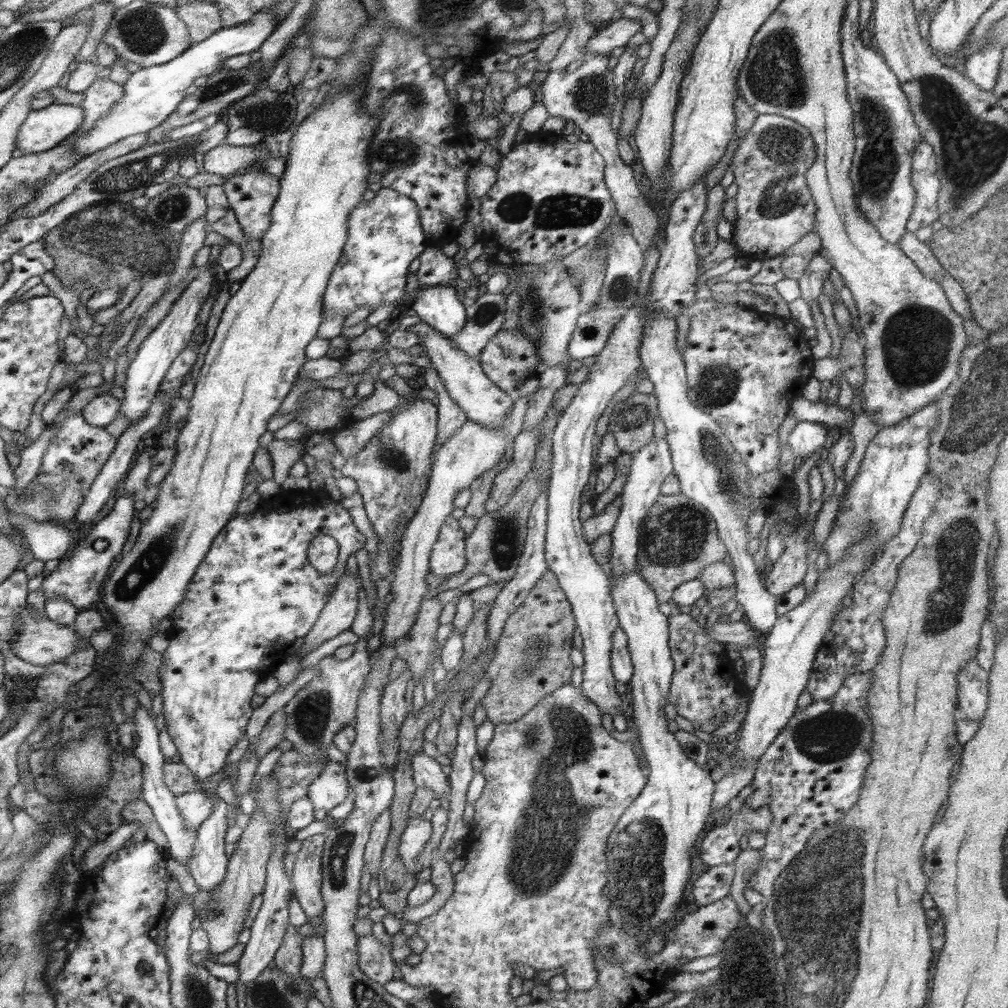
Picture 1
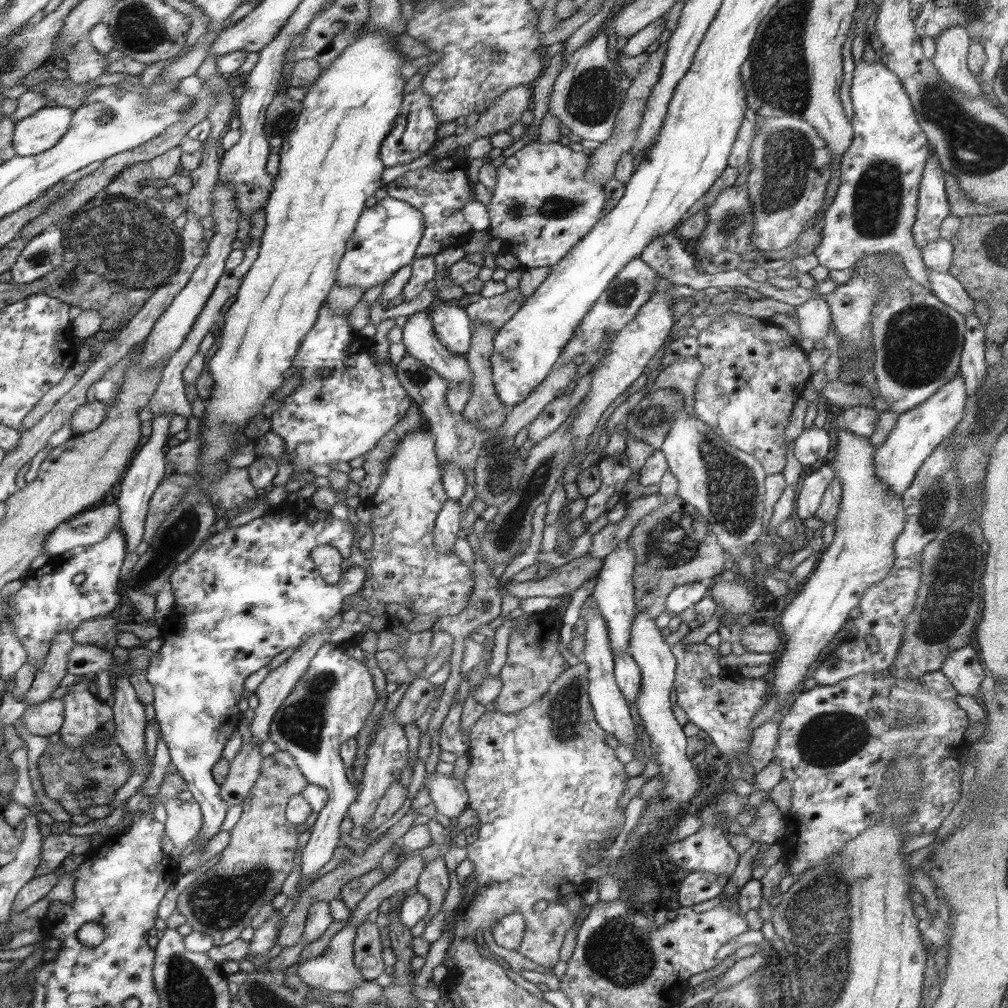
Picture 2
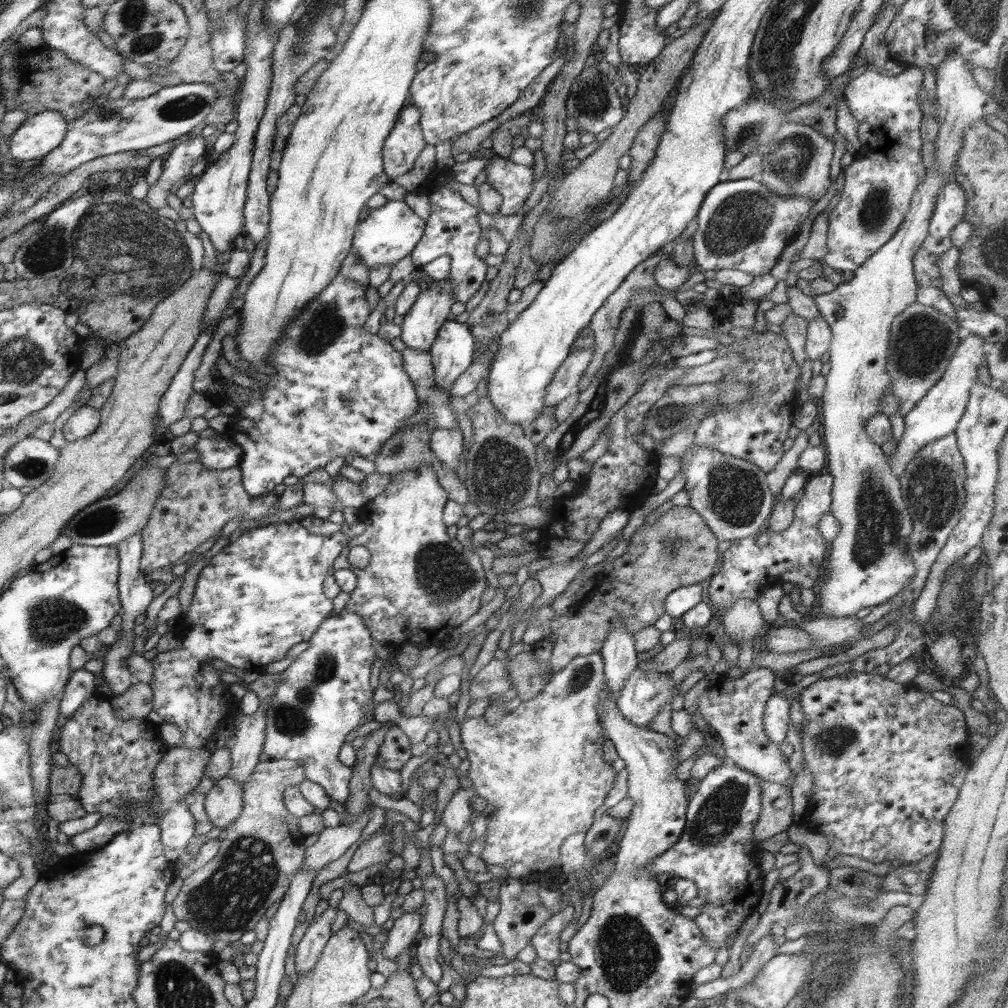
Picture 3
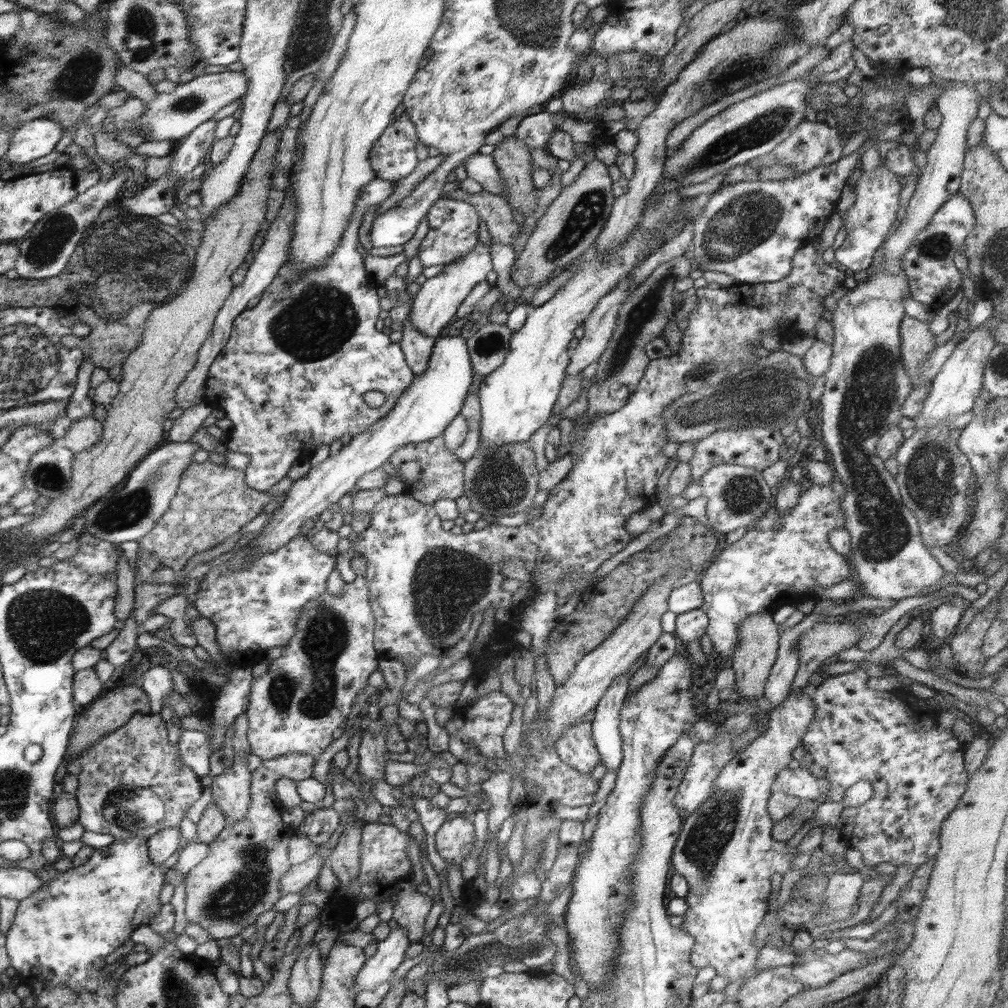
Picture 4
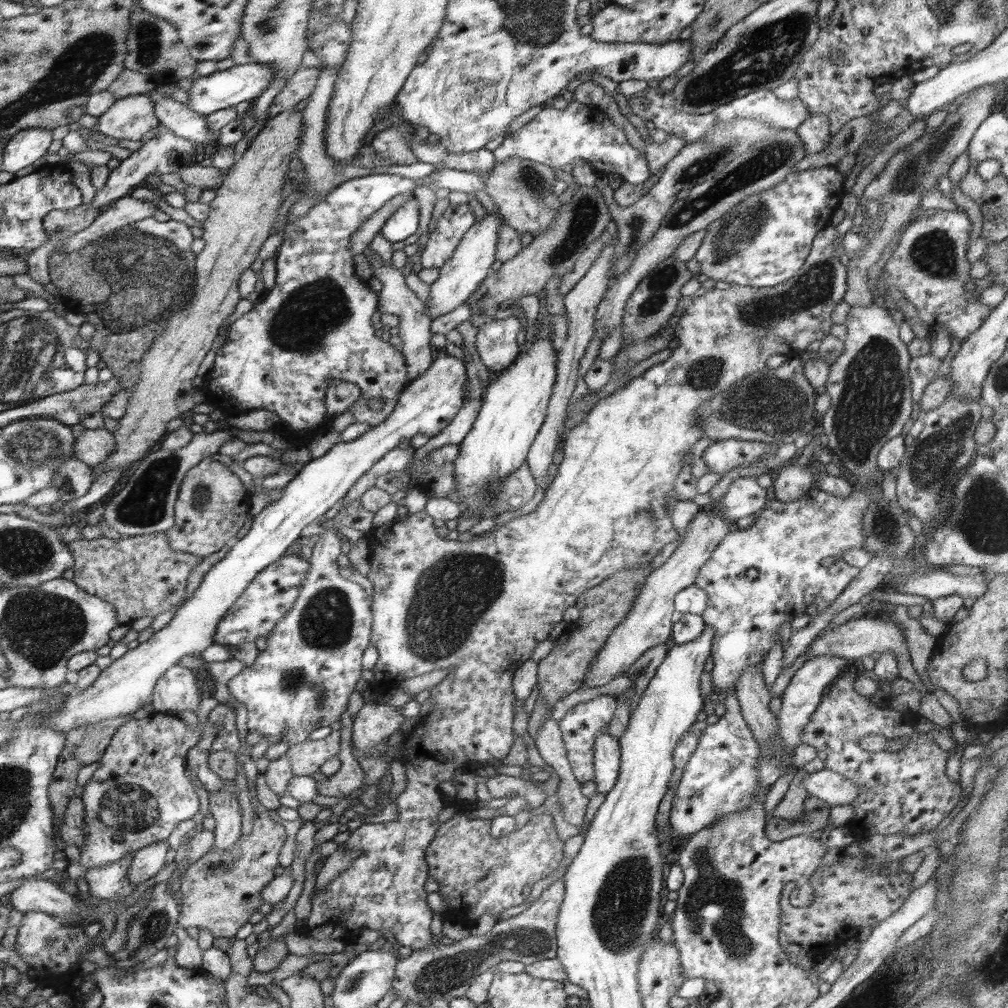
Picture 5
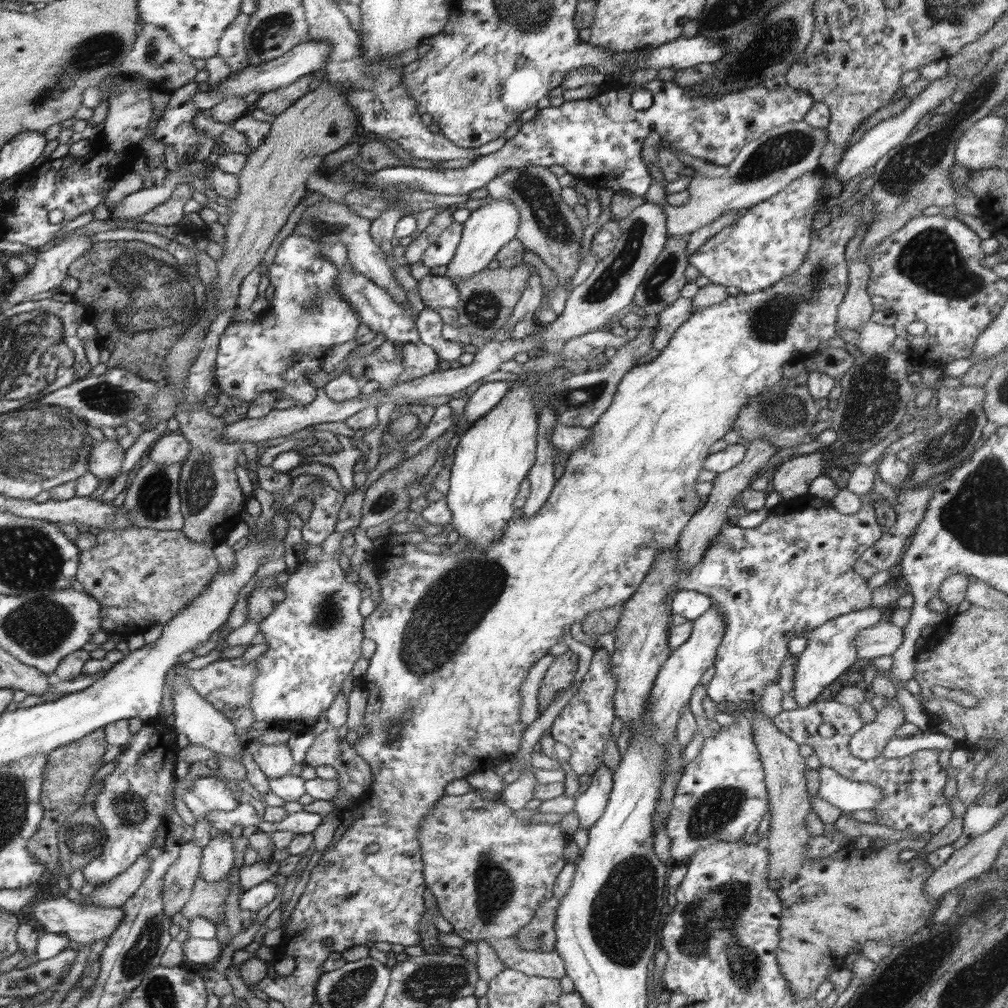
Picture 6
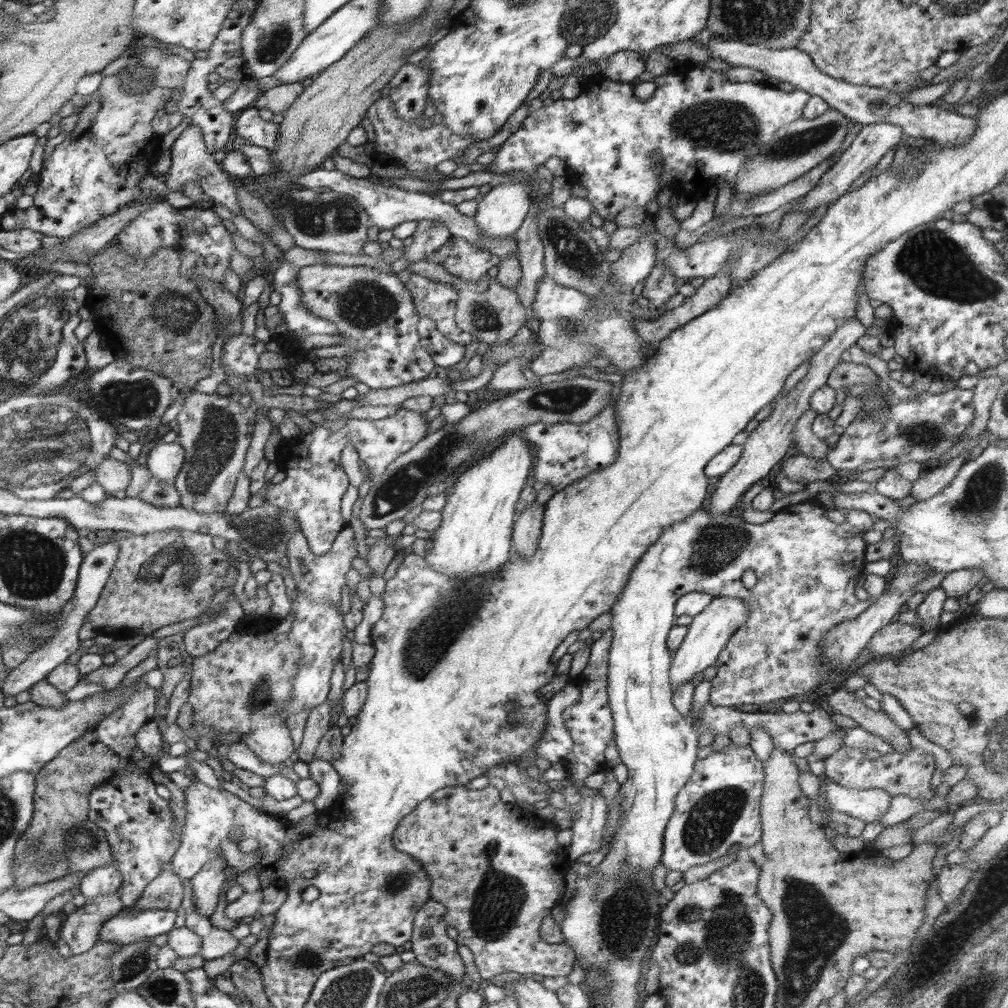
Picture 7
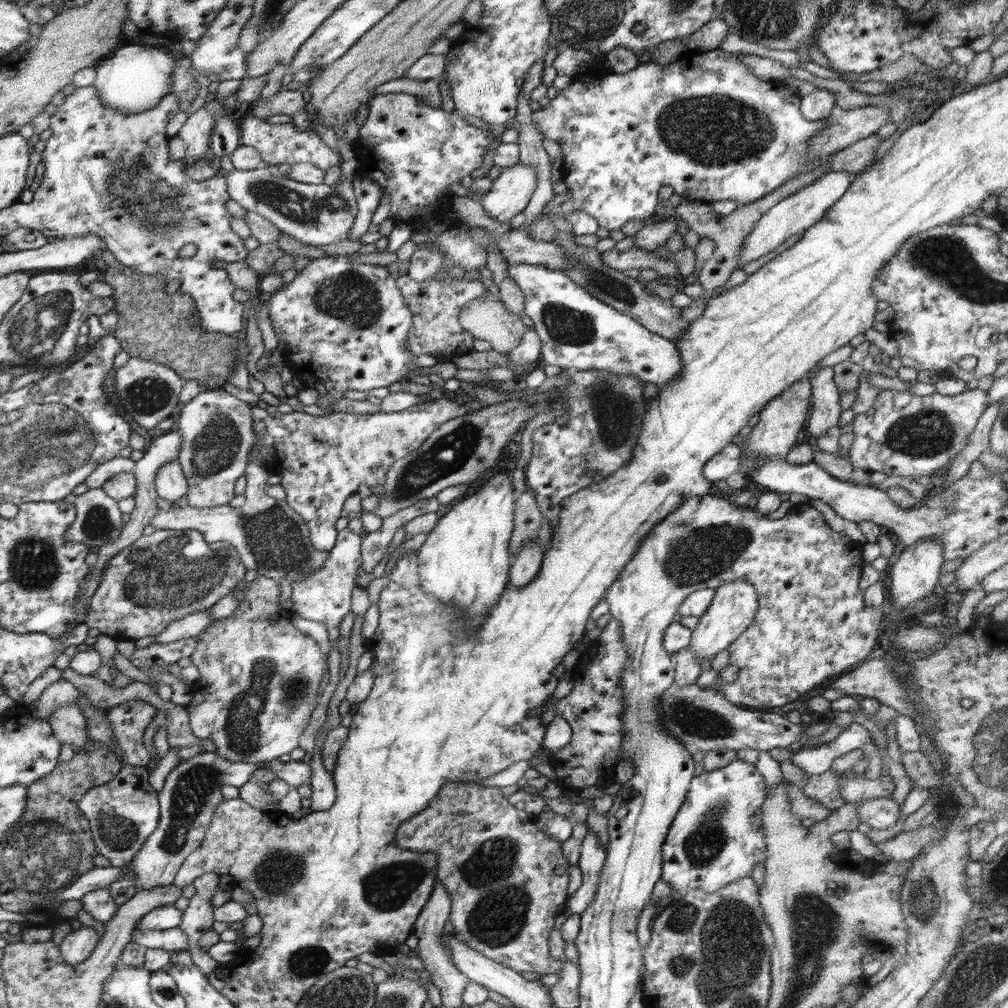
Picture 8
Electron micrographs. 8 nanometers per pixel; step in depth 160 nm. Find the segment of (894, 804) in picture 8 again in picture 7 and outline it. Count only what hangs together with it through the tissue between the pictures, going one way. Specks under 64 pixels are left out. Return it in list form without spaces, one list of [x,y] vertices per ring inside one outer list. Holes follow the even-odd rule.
[[[825,774],[820,776],[821,784],[826,787],[825,800],[838,812],[853,816],[866,825],[882,818],[891,803],[892,795],[885,790],[858,787],[848,788],[832,782]]]

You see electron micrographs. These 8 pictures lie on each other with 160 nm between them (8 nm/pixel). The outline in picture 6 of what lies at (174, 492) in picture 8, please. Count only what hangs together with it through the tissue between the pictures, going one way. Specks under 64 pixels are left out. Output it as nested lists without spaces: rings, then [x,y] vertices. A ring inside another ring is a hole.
[[[173,434],[160,436],[149,449],[149,457],[159,466],[168,466],[175,462],[183,462],[190,452],[190,443],[184,435]]]

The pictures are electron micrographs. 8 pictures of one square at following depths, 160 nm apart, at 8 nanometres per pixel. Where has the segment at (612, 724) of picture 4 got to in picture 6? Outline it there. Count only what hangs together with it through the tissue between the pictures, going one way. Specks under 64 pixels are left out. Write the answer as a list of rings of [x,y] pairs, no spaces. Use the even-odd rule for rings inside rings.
[[[602,762],[592,774],[592,783],[587,791],[578,791],[575,794],[573,810],[580,819],[578,829],[589,830],[603,815],[613,787],[613,774],[614,772]]]

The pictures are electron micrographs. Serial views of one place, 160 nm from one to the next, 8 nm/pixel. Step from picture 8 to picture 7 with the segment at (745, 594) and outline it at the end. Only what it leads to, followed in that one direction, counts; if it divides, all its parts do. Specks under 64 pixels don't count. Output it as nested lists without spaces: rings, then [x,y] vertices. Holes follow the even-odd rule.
[[[717,596],[713,597],[710,605],[703,612],[693,618],[692,624],[687,626],[688,630],[682,644],[672,653],[668,676],[672,692],[676,690],[676,686],[682,686],[684,682],[692,680],[696,674],[715,664],[726,643],[738,629],[746,625],[748,606],[744,600],[738,597]]]

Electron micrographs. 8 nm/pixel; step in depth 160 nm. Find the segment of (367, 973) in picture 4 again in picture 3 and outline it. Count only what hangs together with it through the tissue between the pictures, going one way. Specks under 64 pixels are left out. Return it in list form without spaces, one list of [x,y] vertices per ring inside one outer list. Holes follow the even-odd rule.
[[[419,909],[412,912],[404,911],[403,915],[393,922],[392,928],[387,930],[382,956],[388,960],[393,960],[409,948],[415,942],[414,937],[421,928],[421,920]]]

